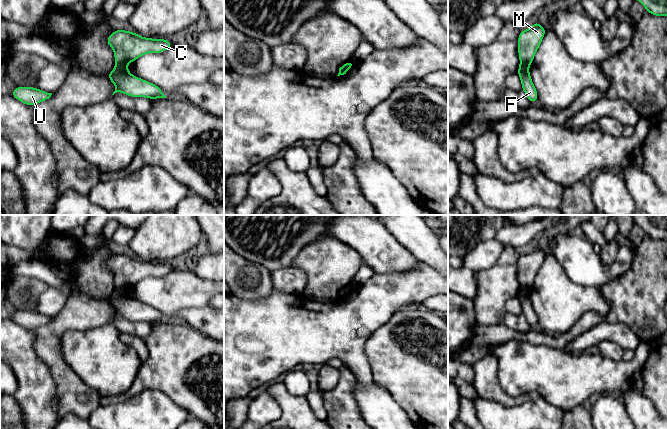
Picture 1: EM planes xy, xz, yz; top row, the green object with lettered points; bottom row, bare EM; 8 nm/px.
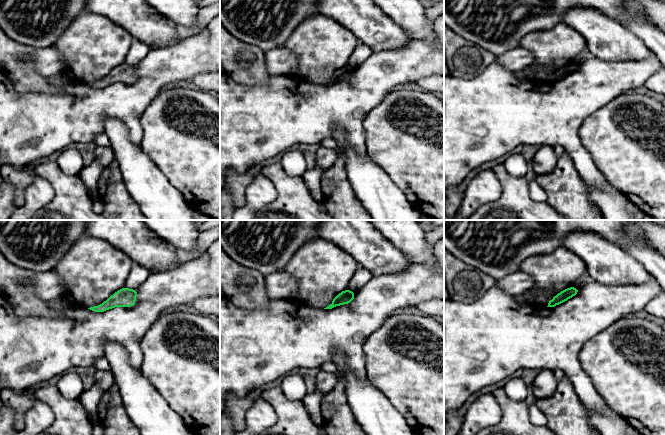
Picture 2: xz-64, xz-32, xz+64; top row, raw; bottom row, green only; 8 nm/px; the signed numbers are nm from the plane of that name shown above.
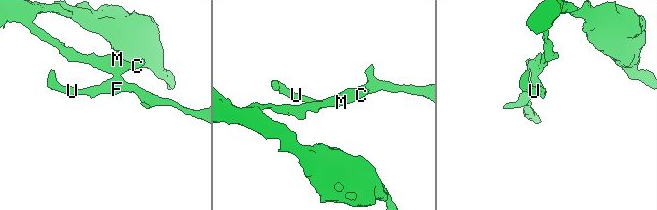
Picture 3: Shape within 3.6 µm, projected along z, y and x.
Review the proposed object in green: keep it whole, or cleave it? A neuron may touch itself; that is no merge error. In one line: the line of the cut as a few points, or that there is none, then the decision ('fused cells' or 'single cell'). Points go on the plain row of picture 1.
cut in xy along (116, 287), (126, 289); fused cells

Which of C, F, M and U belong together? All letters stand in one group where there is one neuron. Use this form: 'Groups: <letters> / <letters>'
Groups: C M / F U

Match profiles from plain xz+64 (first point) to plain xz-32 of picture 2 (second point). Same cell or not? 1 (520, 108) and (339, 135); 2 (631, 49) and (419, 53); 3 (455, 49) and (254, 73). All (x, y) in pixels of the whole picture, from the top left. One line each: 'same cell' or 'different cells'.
1: different cells
2: different cells
3: same cell

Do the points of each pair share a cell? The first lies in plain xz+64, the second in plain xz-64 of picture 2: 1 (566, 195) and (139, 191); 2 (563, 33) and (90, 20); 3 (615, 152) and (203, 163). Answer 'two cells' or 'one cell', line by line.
1: two cells
2: one cell
3: one cell

